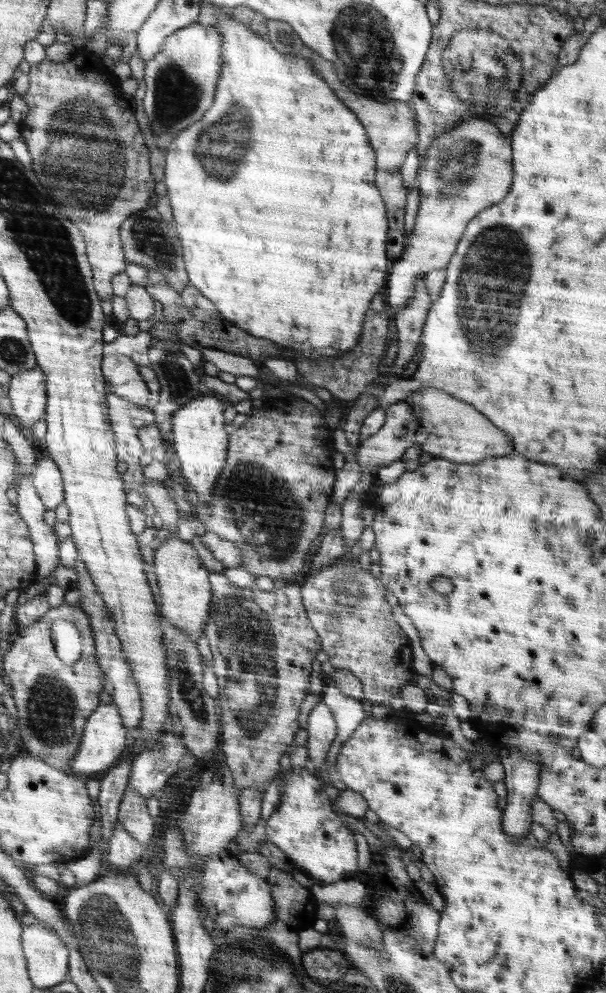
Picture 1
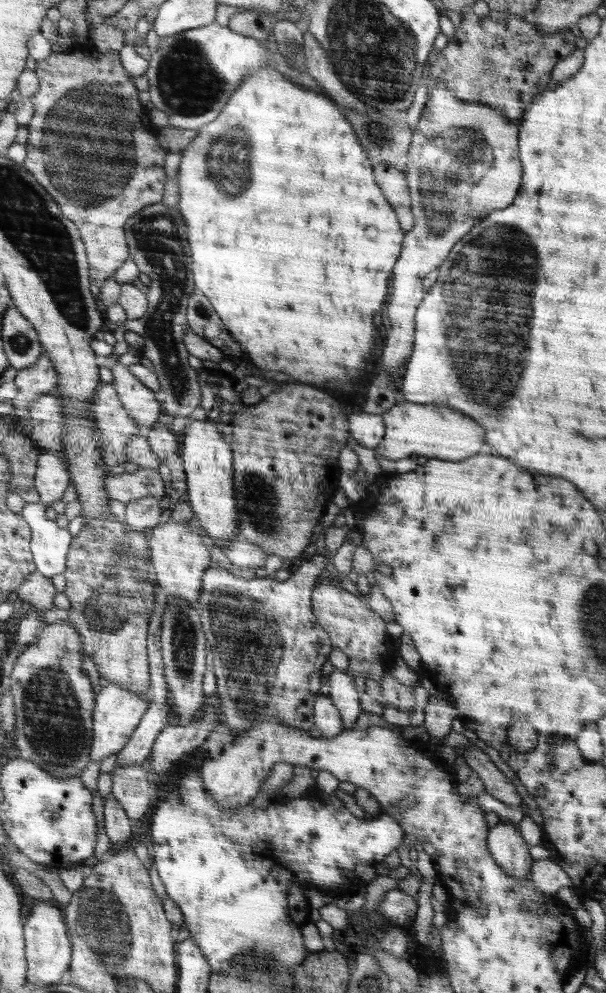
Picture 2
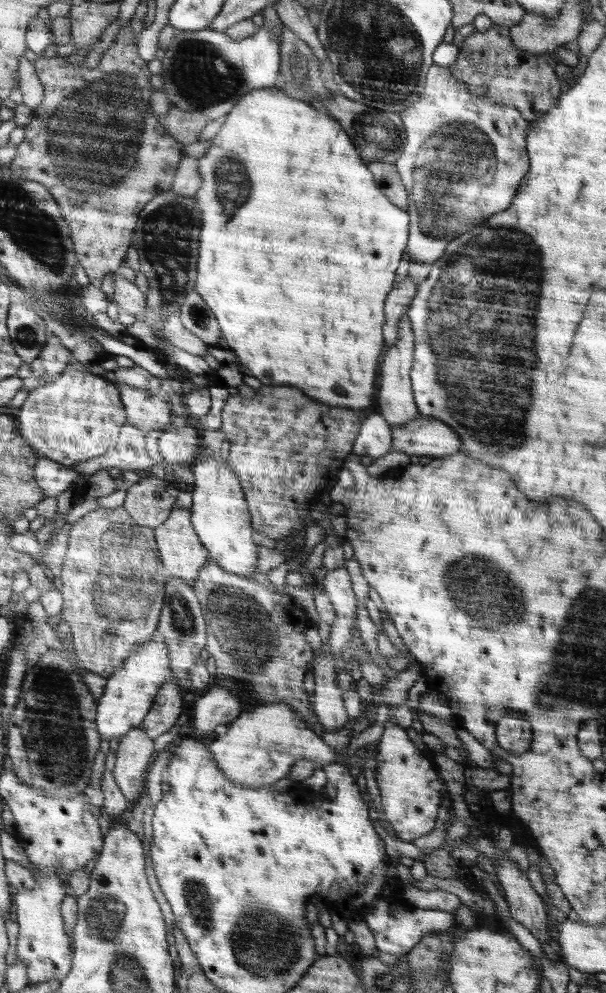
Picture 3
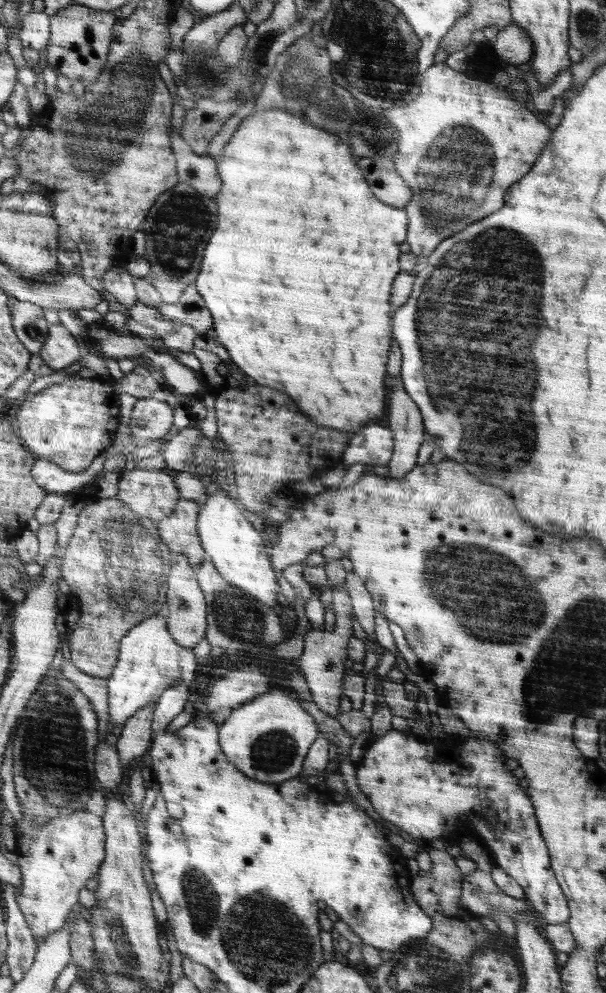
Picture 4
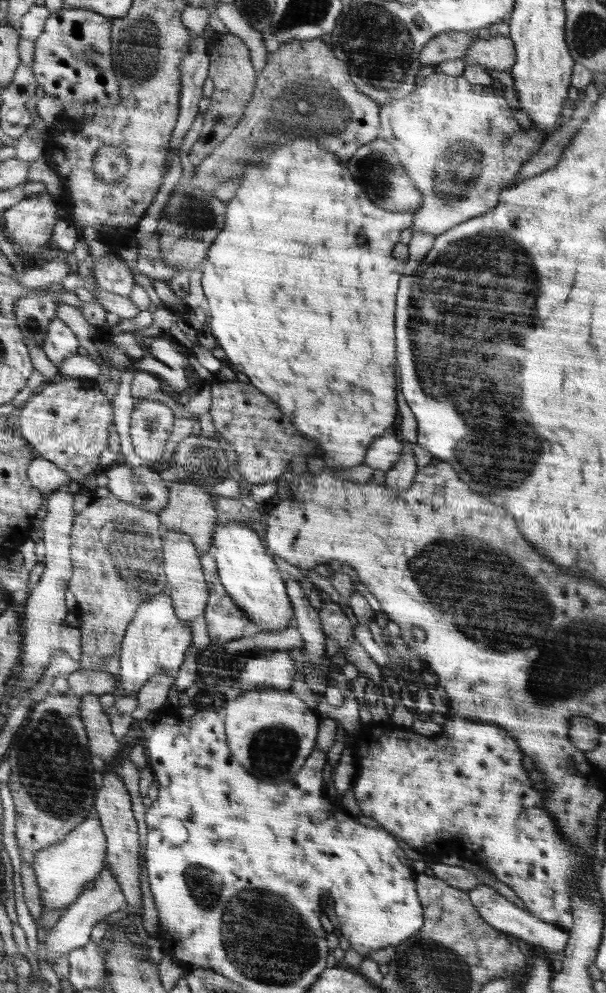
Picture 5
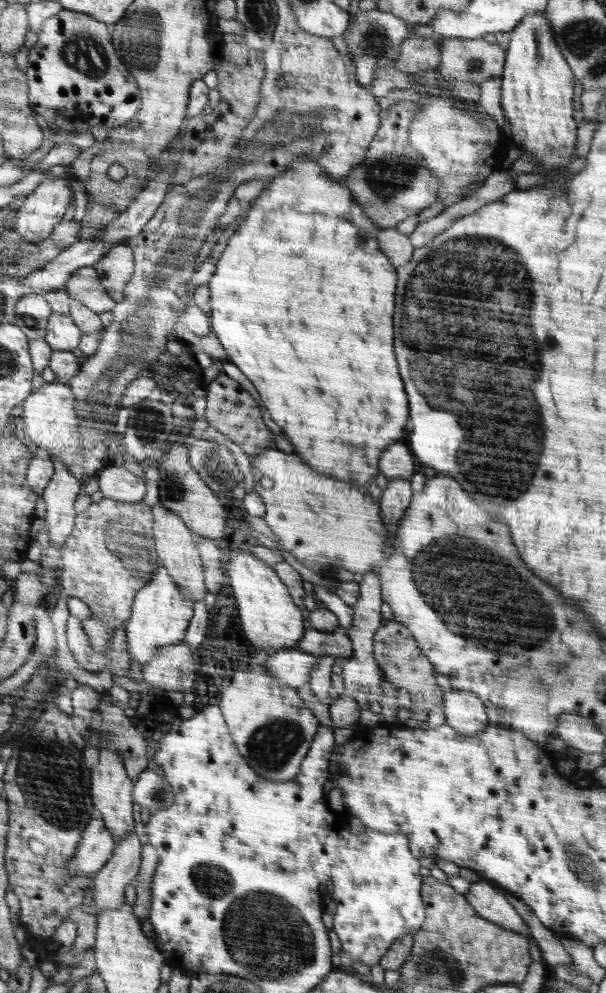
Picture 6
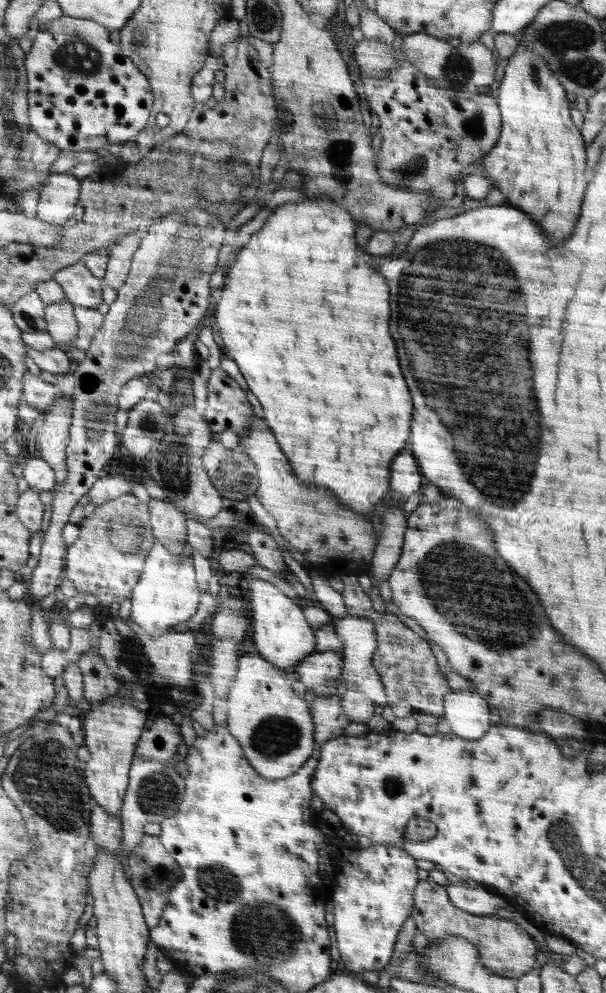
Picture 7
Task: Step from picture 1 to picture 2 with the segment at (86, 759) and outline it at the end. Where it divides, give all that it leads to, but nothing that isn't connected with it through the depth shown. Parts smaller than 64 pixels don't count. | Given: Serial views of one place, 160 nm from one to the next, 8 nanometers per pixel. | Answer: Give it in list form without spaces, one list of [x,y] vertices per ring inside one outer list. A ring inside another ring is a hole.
[[[109,683],[106,687],[102,687],[97,694],[99,698],[94,713],[94,745],[91,747],[90,761],[92,763],[103,761],[104,758],[112,757],[120,752],[139,727],[143,715],[150,709],[148,698],[135,695],[131,690],[117,684]]]

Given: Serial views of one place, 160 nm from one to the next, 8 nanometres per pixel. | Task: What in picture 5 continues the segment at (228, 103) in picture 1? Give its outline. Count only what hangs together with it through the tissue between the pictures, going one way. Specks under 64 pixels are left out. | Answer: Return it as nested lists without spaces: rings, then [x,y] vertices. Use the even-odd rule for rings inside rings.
[[[312,138],[293,139],[292,143],[271,143],[265,148],[261,148],[259,152],[253,157],[253,164],[248,166],[245,173],[240,178],[236,179],[237,188],[235,197],[227,202],[227,215],[226,225],[224,226],[223,232],[215,238],[216,242],[211,247],[210,252],[207,254],[208,261],[204,265],[202,270],[202,289],[204,289],[204,295],[206,296],[206,314],[208,320],[206,324],[210,327],[211,333],[217,340],[217,344],[226,353],[226,359],[234,365],[236,372],[242,372],[246,374],[250,379],[250,382],[255,387],[258,387],[260,391],[267,395],[268,398],[274,399],[276,403],[282,409],[283,414],[286,415],[291,422],[300,430],[300,433],[306,435],[307,438],[315,439],[317,448],[320,447],[320,455],[326,466],[334,466],[334,468],[350,468],[350,466],[360,466],[364,464],[364,456],[366,456],[366,450],[368,446],[376,440],[376,436],[384,434],[390,430],[390,426],[394,424],[396,420],[396,414],[398,414],[398,406],[396,406],[396,378],[394,378],[394,370],[396,370],[396,358],[394,358],[394,304],[396,304],[396,290],[398,290],[398,280],[400,280],[400,272],[402,266],[398,266],[398,260],[395,259],[394,250],[395,246],[398,245],[400,240],[400,232],[404,229],[408,229],[414,224],[414,214],[411,211],[394,212],[384,210],[378,204],[371,201],[368,198],[367,193],[362,186],[359,185],[358,181],[348,170],[348,166],[342,166],[340,158],[333,152],[328,152],[327,147],[319,146],[318,141],[312,140]]]

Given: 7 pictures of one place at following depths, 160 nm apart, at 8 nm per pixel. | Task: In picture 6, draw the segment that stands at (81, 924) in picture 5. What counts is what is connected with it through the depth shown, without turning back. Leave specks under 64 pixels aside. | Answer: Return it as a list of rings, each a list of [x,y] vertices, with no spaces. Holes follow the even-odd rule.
[[[131,834],[126,841],[120,842],[115,846],[112,856],[107,860],[106,864],[98,873],[94,874],[93,882],[94,888],[92,890],[92,902],[86,911],[94,913],[95,918],[103,910],[116,910],[123,905],[124,888],[128,884],[132,884],[134,878],[139,874],[139,868],[142,862],[142,845],[139,842],[136,834]]]

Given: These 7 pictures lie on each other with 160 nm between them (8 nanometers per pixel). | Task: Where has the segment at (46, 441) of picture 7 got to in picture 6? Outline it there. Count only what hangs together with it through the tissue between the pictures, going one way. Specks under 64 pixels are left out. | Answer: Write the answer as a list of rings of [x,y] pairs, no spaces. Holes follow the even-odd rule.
[[[48,450],[42,454],[53,462],[54,469],[52,478],[40,495],[46,508],[44,520],[49,526],[49,544],[61,551],[75,525],[77,512],[74,504],[82,486],[60,458],[50,456]]]

